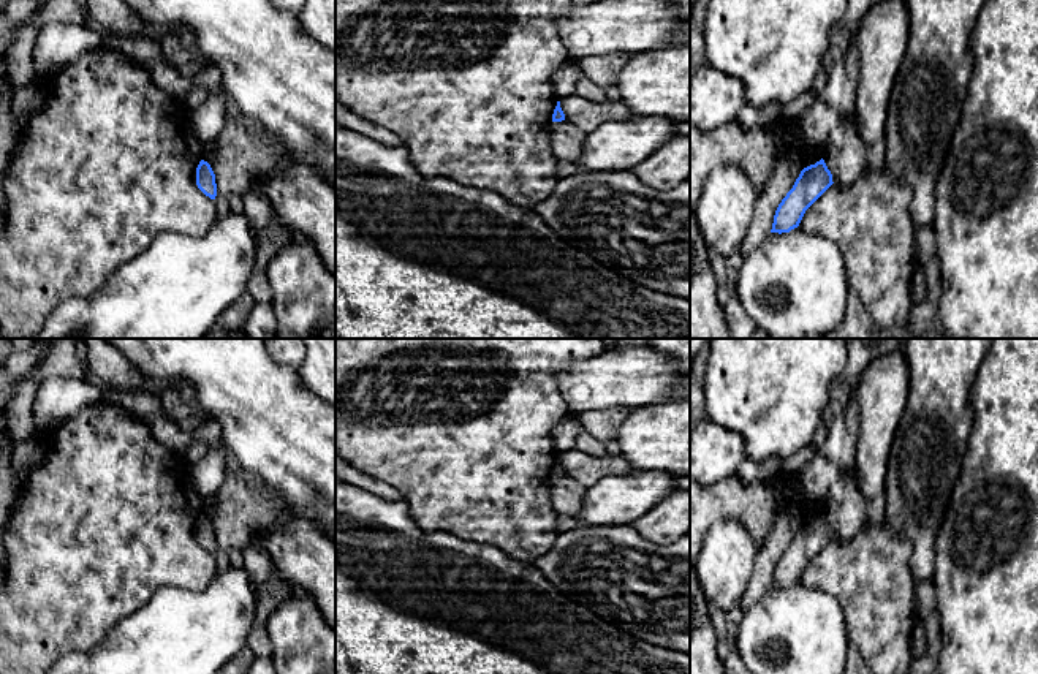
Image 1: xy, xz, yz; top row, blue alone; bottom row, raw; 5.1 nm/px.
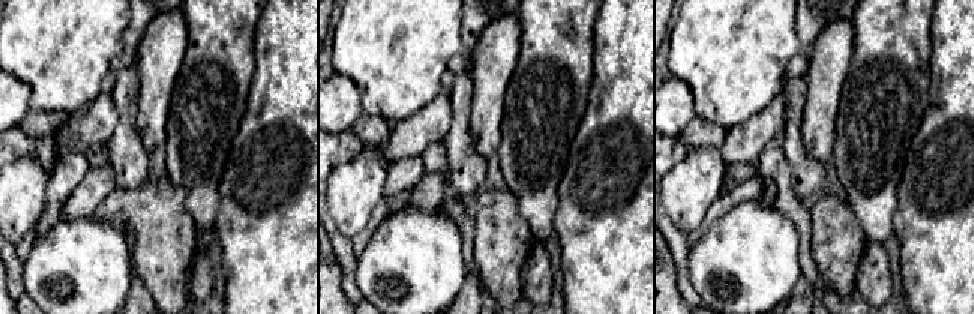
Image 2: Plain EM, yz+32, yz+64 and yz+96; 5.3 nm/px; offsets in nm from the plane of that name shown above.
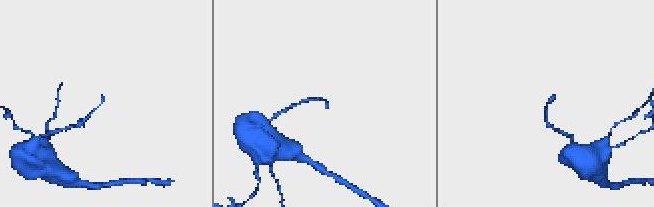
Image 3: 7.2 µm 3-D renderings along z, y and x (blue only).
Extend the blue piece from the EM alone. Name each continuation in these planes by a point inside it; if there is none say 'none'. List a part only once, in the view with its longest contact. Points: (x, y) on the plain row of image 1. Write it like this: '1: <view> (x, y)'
none

